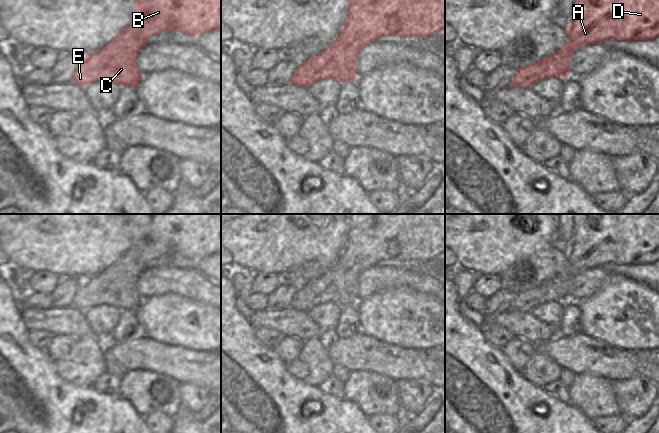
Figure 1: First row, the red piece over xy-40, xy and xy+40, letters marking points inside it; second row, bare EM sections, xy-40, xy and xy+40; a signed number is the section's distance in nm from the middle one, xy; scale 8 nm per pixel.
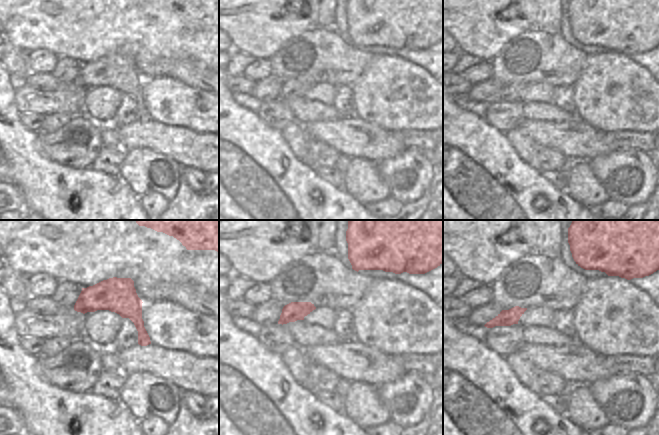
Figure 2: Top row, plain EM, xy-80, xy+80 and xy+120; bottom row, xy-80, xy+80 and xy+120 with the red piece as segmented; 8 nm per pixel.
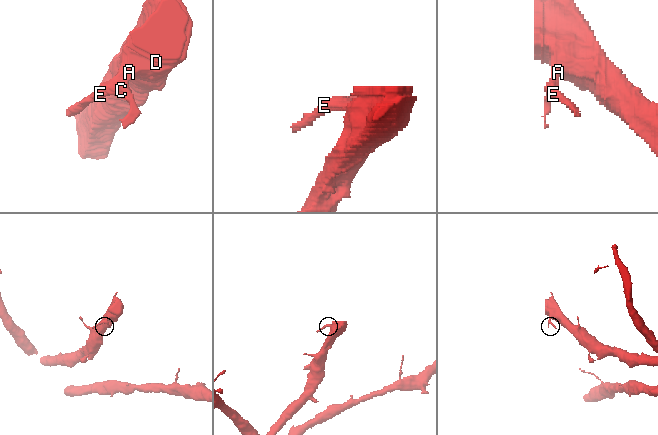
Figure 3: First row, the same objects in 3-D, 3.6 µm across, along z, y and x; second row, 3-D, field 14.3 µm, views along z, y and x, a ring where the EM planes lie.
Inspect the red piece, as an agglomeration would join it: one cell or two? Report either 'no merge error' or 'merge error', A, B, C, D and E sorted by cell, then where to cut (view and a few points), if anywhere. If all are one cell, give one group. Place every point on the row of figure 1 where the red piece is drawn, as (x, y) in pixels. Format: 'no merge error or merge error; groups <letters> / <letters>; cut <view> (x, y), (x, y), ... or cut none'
no merge error; groups A B C D E; cut none

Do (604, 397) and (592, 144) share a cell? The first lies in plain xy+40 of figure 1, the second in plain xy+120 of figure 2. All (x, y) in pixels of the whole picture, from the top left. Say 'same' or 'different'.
different

